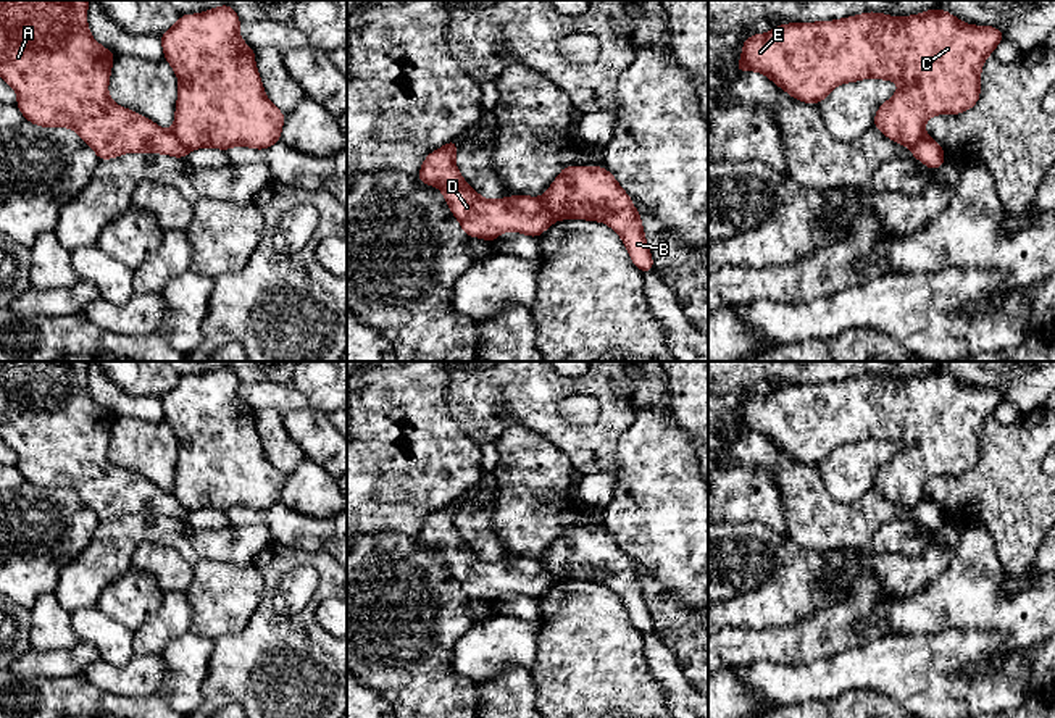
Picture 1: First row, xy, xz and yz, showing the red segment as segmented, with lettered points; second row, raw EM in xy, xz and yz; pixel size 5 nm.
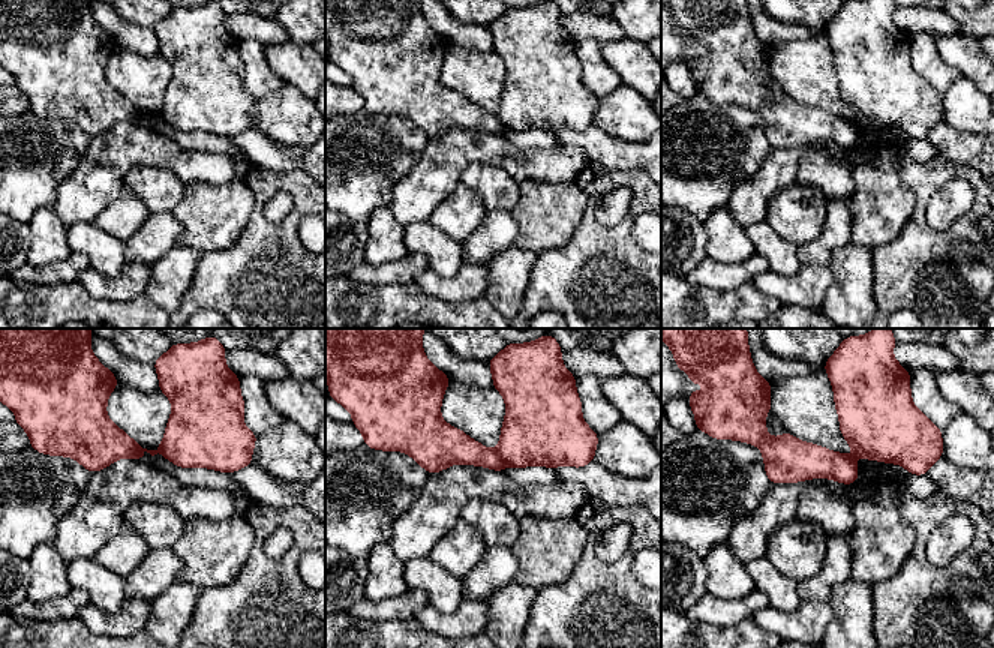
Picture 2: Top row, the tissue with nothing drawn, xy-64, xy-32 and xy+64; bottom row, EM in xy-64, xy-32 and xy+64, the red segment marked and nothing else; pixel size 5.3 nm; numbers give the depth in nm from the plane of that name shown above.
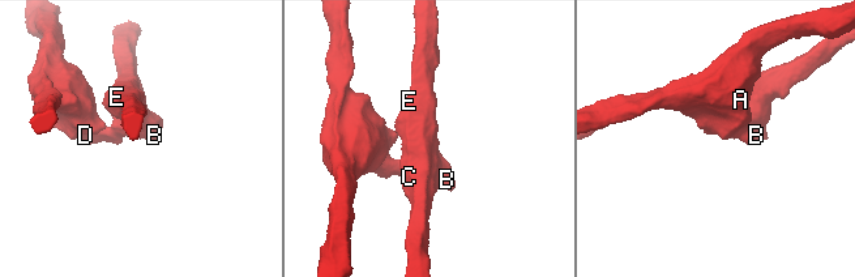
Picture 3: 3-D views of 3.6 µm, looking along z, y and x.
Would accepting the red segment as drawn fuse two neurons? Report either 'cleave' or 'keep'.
cleave

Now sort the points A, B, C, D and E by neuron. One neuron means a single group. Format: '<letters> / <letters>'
A D / B C E

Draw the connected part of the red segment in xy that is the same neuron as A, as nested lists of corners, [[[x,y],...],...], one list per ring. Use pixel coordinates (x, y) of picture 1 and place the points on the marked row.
[[[0,0],[0,77],[16,90],[16,106],[26,121],[37,126],[74,129],[100,160],[111,160],[131,152],[186,158],[190,150],[176,139],[173,131],[166,131],[148,118],[116,105],[108,97],[108,81],[116,55],[94,40],[87,27],[89,2]]]

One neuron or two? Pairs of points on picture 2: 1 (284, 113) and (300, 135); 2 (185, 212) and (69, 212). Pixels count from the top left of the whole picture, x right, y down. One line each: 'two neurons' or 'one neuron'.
1: one neuron
2: two neurons

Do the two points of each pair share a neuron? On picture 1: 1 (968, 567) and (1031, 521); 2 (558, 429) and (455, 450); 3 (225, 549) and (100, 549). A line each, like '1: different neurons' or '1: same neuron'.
1: different neurons
2: different neurons
3: same neuron

